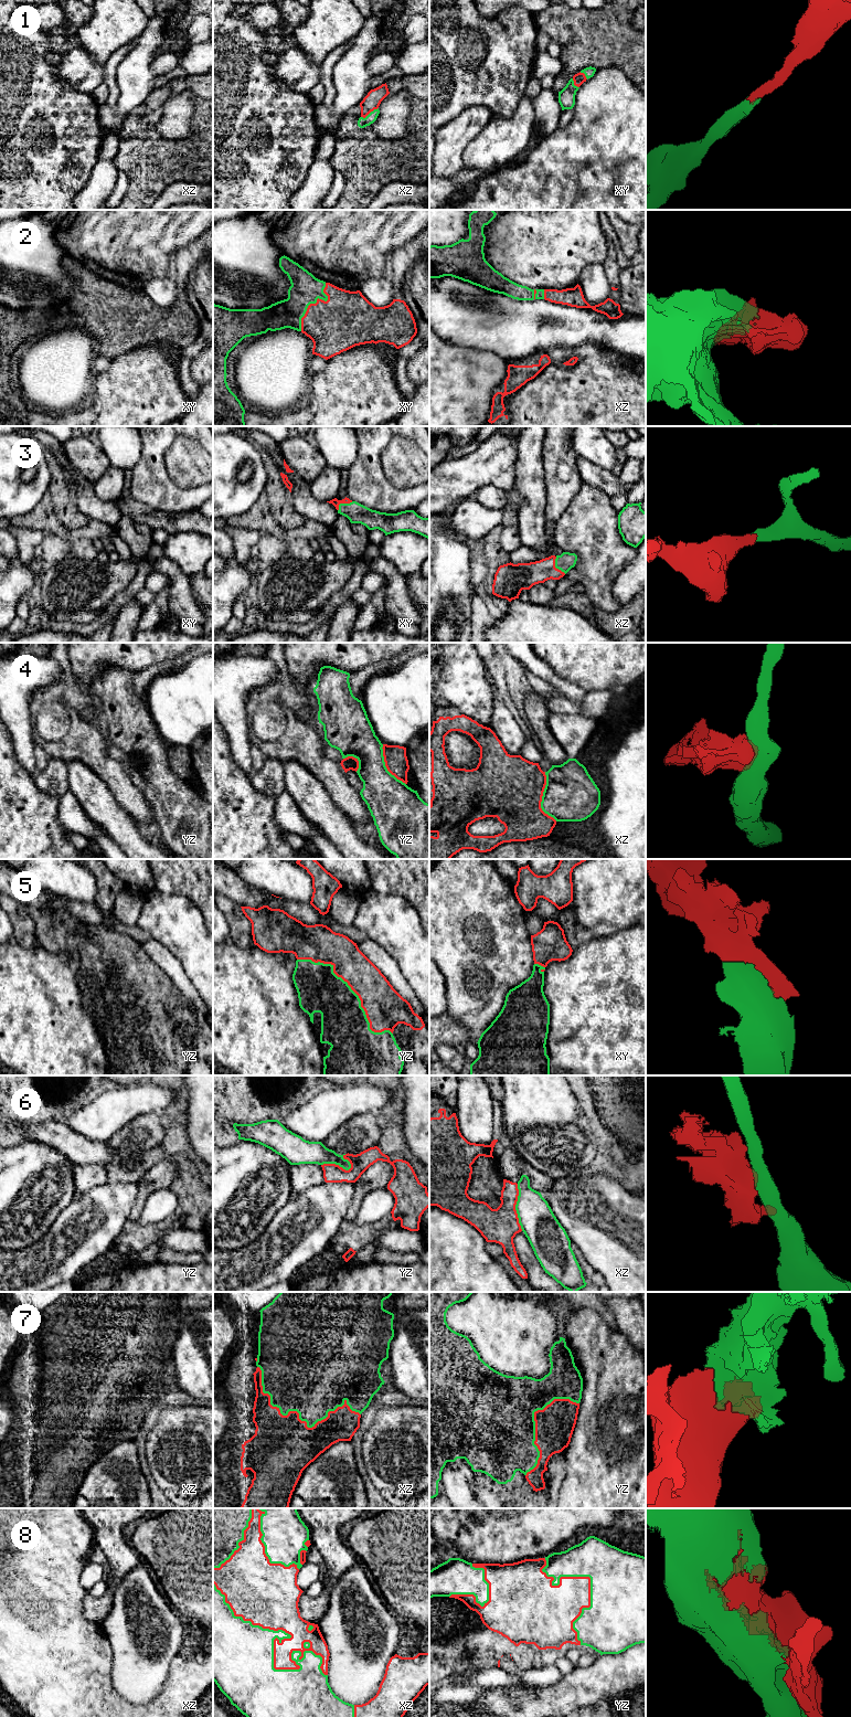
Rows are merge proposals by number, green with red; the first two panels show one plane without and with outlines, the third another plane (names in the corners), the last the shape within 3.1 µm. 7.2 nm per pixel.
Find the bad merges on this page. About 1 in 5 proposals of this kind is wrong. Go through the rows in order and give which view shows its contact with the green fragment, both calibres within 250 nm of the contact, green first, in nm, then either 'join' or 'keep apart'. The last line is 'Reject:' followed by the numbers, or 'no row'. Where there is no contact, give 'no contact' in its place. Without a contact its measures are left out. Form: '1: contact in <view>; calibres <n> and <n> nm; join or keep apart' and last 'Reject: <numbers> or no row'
1: contact in xz; calibres 70 and 120 nm; join
2: contact in xy; calibres 220 and 400 nm; join
3: contact in xz; calibres 130 and 190 nm; join
4: contact in xz; calibres 380 and 480 nm; keep apart
5: contact in yz; calibres 340 and 280 nm; join
6: contact in xz; calibres 260 and 260 nm; keep apart
7: contact in xz; calibres 480 and 440 nm; join
8: contact in xz; calibres 480 and 280 nm; join
Reject: 4, 6

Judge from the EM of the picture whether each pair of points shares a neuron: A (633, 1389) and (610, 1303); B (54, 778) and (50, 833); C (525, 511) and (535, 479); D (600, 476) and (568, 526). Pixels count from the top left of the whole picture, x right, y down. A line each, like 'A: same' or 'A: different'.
A: different
B: different
C: same
D: different

